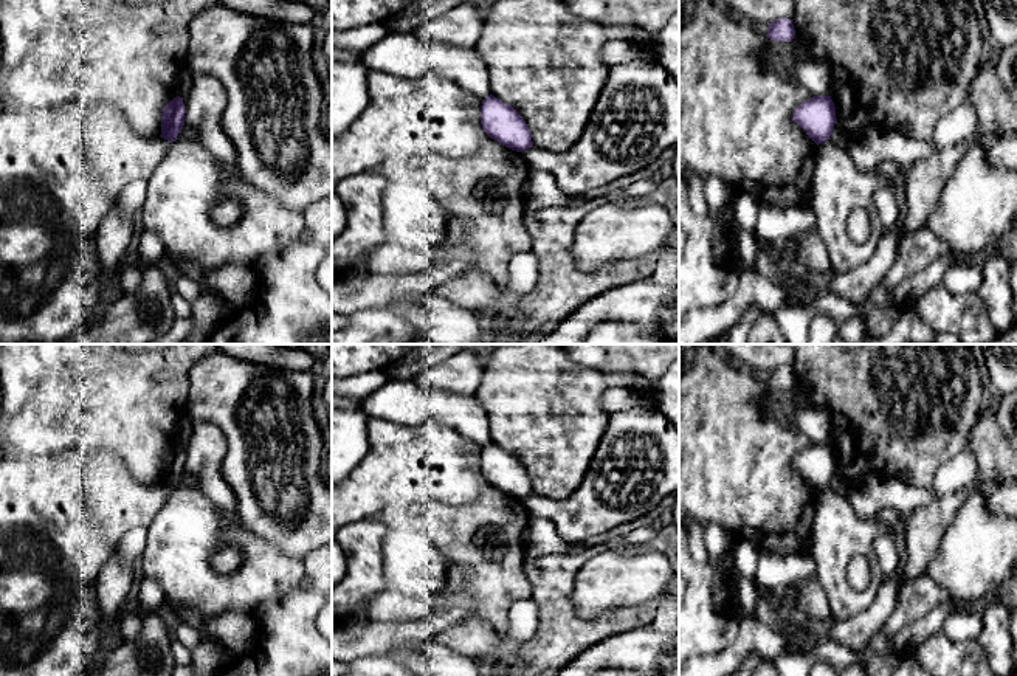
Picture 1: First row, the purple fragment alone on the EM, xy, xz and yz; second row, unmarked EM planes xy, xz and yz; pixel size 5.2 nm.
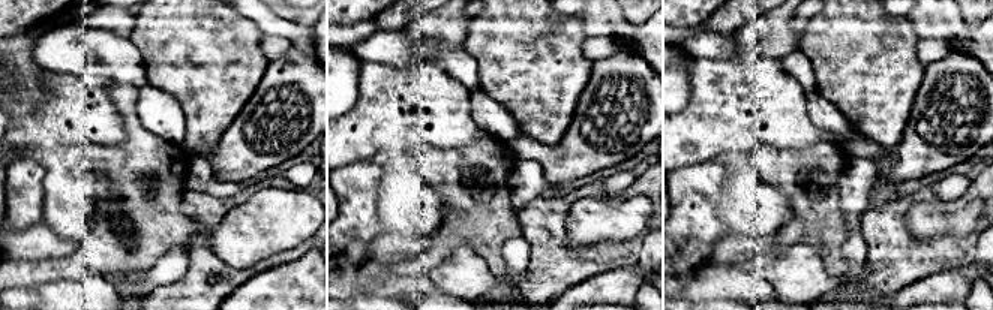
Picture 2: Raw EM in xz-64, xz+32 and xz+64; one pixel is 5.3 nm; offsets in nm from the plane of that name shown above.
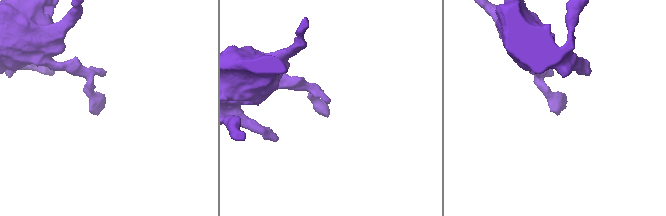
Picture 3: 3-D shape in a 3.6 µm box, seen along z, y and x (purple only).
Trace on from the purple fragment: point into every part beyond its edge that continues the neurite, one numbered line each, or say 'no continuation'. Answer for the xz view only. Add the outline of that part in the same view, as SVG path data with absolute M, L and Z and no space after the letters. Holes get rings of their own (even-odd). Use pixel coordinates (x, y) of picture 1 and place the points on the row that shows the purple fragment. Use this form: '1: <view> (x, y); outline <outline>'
no continuation

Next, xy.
no continuation

